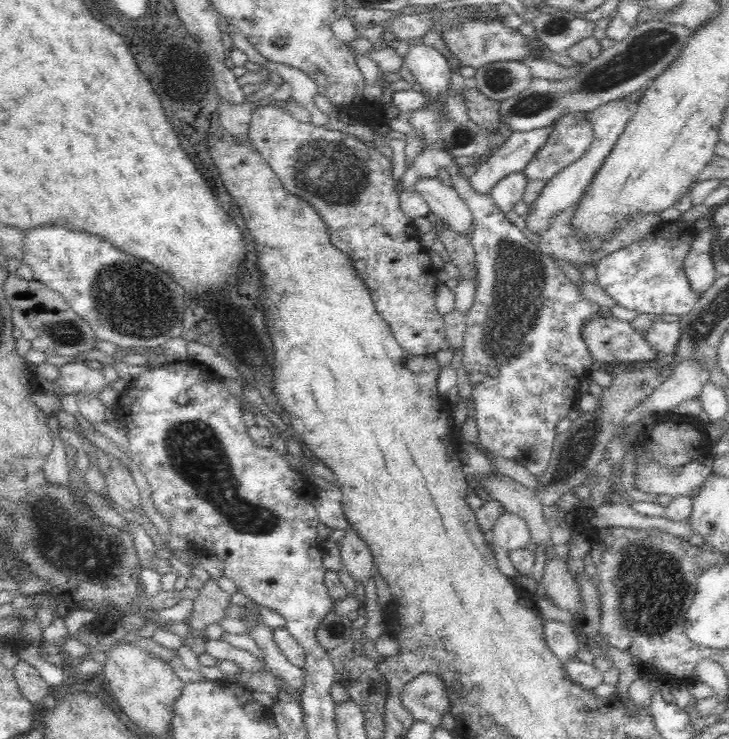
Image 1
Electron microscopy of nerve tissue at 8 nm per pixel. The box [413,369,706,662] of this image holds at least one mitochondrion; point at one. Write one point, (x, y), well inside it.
(650, 589)

